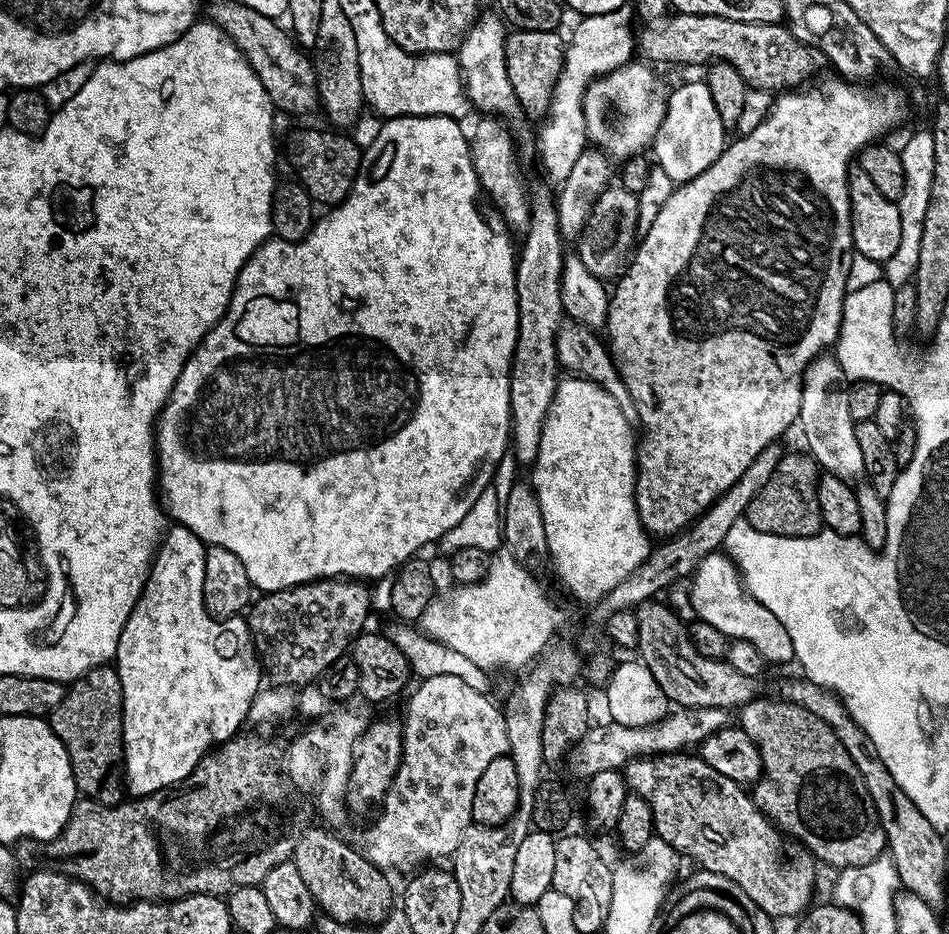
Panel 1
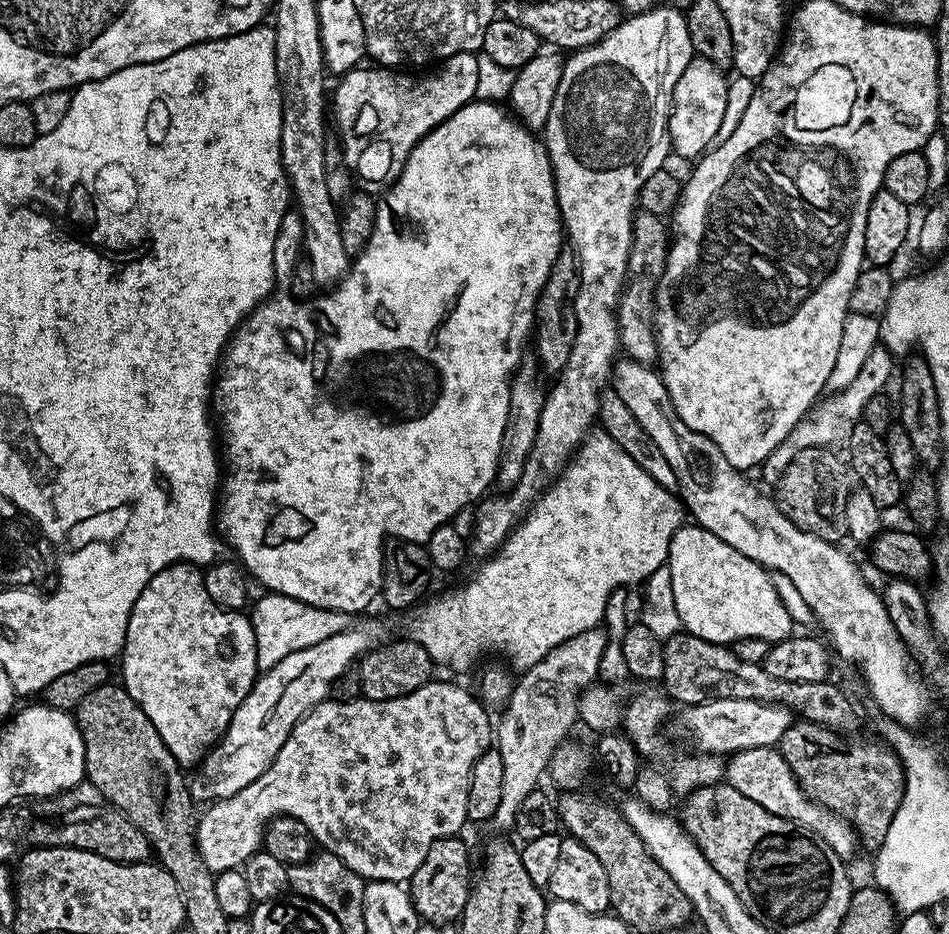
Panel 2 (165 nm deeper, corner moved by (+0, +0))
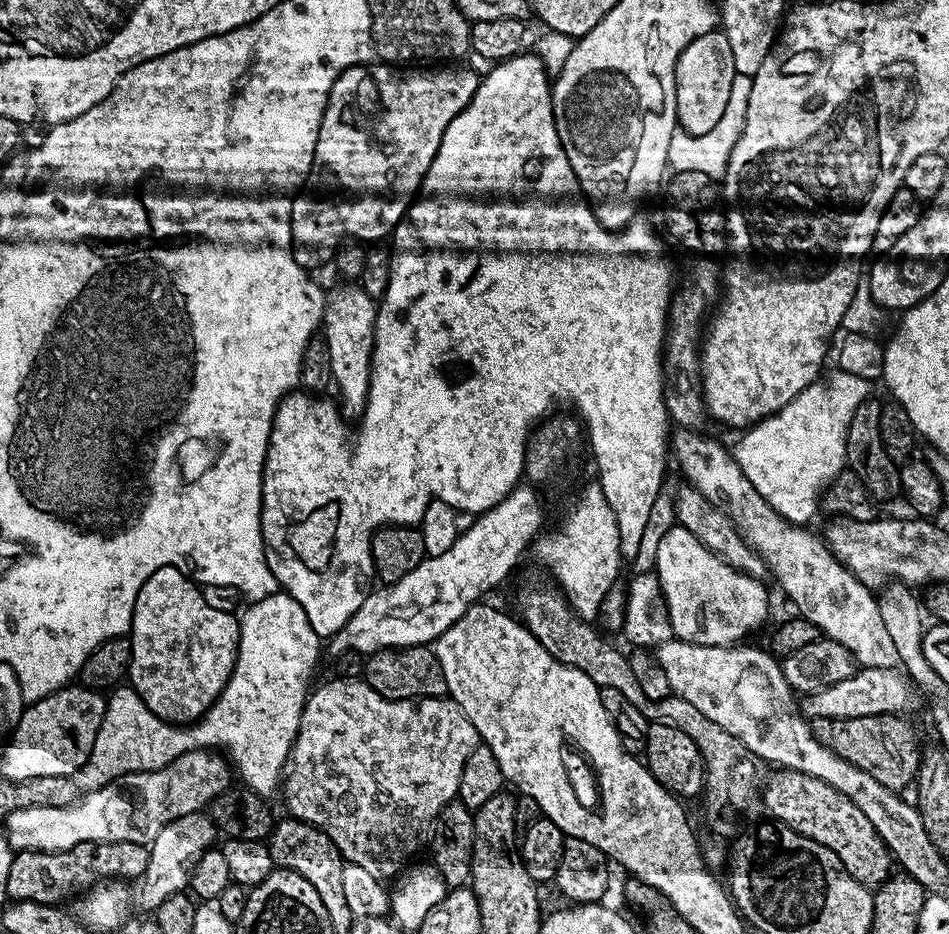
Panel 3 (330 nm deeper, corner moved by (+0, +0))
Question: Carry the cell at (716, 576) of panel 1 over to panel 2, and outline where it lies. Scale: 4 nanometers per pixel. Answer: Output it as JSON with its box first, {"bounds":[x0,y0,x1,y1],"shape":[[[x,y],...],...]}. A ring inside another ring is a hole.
{"bounds":[667,522,793,646],"shape":[[[692,522],[681,526],[670,542],[667,566],[670,570],[670,582],[674,586],[674,606],[678,606],[678,618],[683,631],[691,636],[697,636],[711,644],[728,646],[738,638],[762,638],[774,645],[793,635],[793,618],[786,610],[782,598],[778,598],[776,587],[772,585],[772,576],[757,560],[746,558],[746,554],[722,542],[722,538],[710,534],[710,530]]]}

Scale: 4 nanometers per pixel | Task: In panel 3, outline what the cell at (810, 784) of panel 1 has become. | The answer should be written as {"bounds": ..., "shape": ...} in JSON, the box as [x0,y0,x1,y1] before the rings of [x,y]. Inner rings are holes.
{"bounds":[814,714,922,793],"shape":[[[900,714],[891,716],[871,716],[870,718],[817,718],[814,721],[814,731],[822,746],[829,748],[834,755],[838,755],[846,762],[866,770],[870,778],[878,778],[882,786],[886,786],[892,792],[903,793],[904,787],[911,785],[917,777],[920,766],[922,748],[916,745],[916,734],[911,726],[904,721]]]}

